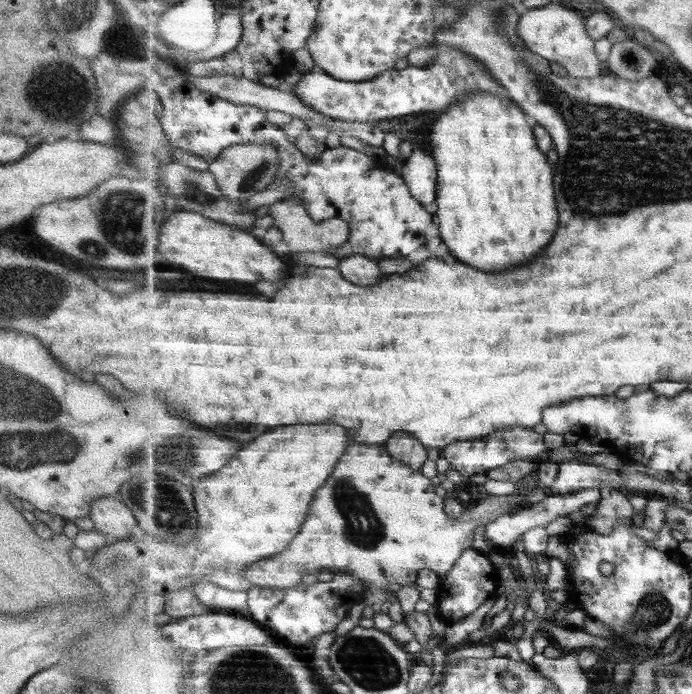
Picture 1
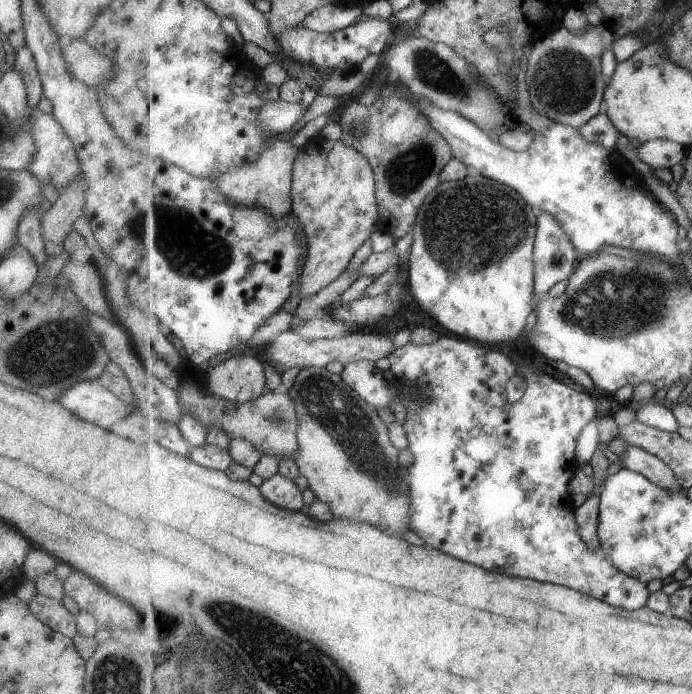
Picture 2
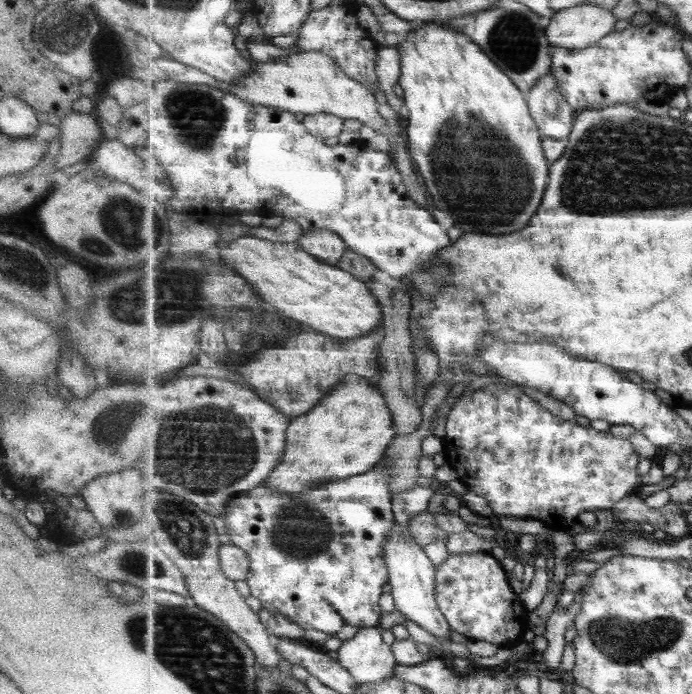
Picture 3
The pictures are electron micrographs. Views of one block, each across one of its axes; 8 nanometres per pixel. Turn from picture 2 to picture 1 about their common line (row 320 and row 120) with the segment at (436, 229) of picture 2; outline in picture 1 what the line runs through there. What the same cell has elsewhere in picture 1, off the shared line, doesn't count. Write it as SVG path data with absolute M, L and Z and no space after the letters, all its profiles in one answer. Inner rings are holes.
M480 91L470 92L462 96L460 102L451 105L449 109L442 112L430 128L428 144L431 146L432 155L438 164L437 204L436 216L439 222L439 233L443 243L448 247L449 252L456 256L461 262L481 270L481 272L505 272L513 270L525 262L535 260L555 238L559 230L559 210L555 202L555 186L553 186L553 168L547 160L547 156L539 150L538 142L535 139L533 122L519 109L510 97L498 98L493 94L483 94Z

